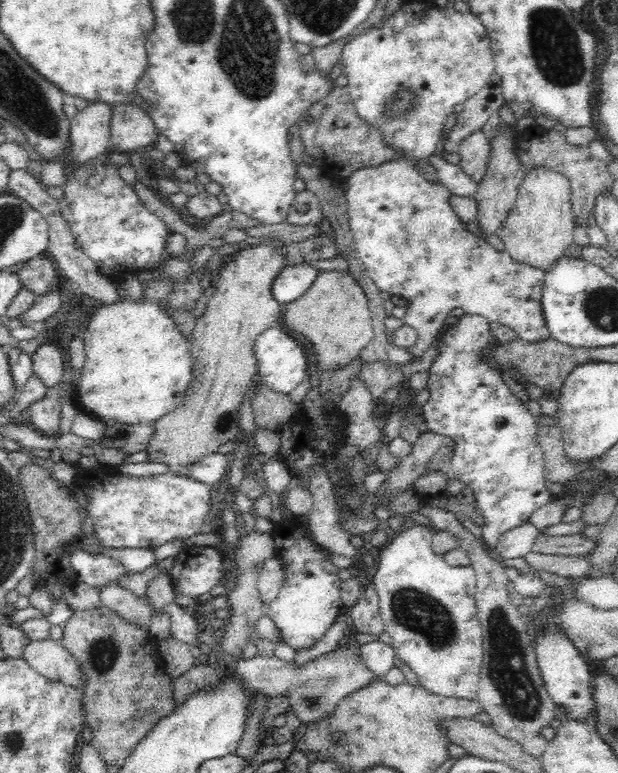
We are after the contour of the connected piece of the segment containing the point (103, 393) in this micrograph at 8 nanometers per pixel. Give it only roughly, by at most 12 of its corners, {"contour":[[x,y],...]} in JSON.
{"contour":[[158,301],[94,312],[75,395],[99,420],[184,400],[190,340]]}

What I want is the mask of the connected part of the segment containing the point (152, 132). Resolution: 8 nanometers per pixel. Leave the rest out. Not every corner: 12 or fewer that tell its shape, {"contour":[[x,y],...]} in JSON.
{"contour":[[135,103],[112,110],[108,153],[157,140],[151,114]]}

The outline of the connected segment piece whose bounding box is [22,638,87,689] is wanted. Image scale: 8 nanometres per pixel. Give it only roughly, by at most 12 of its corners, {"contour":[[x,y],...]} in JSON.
{"contour":[[31,640],[22,658],[45,678],[87,686],[60,640]]}

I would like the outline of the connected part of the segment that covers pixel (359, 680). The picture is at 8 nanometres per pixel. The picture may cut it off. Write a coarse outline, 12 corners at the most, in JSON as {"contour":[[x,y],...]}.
{"contour":[[362,640],[299,665],[257,654],[235,677],[288,697],[305,727],[381,680],[360,661]]}

